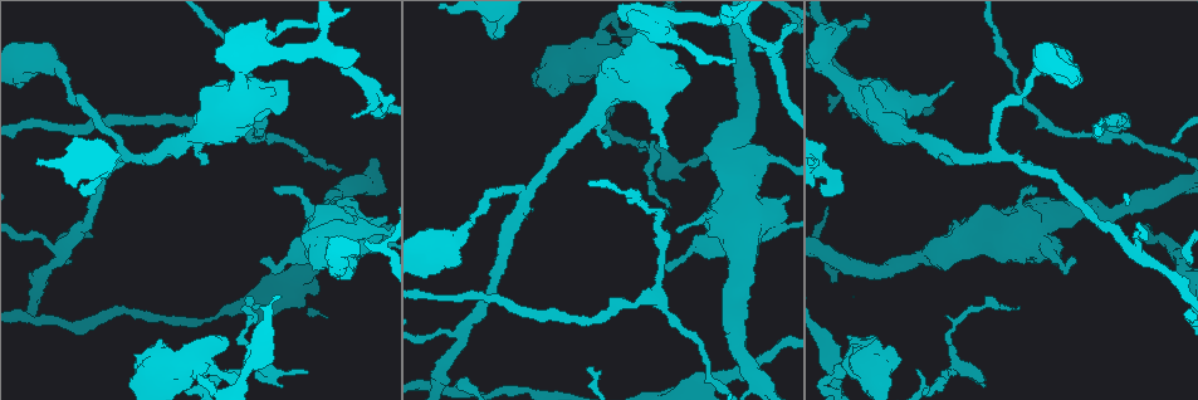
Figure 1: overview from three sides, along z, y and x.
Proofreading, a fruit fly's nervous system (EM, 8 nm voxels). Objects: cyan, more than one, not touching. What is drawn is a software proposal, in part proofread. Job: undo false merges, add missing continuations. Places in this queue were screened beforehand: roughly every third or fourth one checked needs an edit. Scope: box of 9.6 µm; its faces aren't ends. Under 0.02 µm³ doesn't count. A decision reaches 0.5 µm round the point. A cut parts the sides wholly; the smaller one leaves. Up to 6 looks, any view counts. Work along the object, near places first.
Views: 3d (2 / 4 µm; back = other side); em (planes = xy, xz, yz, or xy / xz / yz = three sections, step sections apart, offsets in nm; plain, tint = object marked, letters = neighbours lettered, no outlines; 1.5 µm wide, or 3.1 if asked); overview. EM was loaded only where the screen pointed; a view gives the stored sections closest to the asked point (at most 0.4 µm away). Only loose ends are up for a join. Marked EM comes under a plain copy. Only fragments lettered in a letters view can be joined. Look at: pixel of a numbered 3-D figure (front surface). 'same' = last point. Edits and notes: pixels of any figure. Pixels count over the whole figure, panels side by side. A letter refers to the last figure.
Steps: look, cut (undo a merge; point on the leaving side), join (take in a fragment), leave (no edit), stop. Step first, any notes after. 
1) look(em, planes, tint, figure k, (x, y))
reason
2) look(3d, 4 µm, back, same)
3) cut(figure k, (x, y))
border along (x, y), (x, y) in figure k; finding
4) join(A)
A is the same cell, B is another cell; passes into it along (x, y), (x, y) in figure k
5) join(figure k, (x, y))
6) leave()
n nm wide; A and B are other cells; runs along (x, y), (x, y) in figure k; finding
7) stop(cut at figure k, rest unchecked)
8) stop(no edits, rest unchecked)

look(em, yz, step 4, tint, figure 1, (367, 89))
abrupt turn

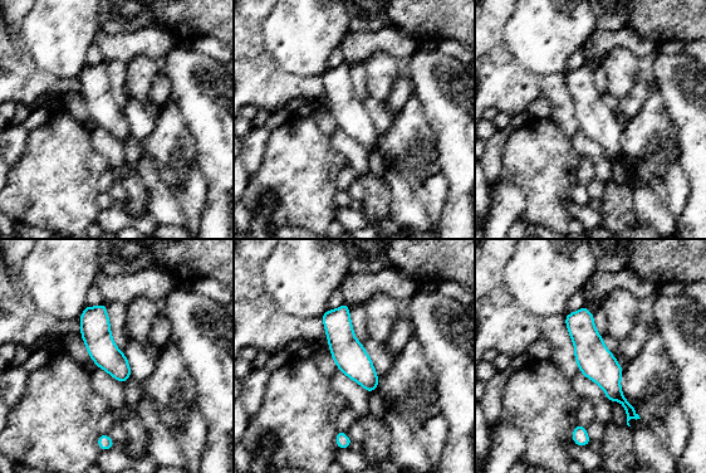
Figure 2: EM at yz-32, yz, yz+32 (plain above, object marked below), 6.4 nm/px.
look(em, planes, letters, same)

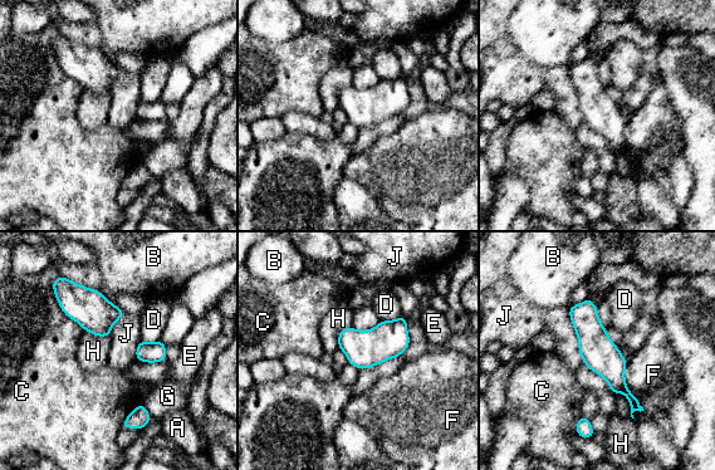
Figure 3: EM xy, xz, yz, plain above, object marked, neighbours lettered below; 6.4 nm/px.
leave()
220 nm wide; A, B, C, D, E, F, G, H and J are other cells; runs along (572, 309), (637, 407) in figure 3; all the same neuron

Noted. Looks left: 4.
look(em, yz, step 8, tint, figure 1, (219, 32))
thin neck

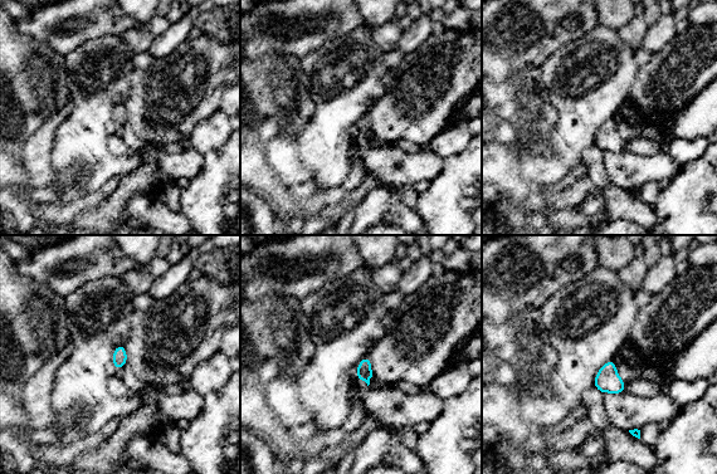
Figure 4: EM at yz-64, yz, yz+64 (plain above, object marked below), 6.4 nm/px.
look(em, planes, tint, same)

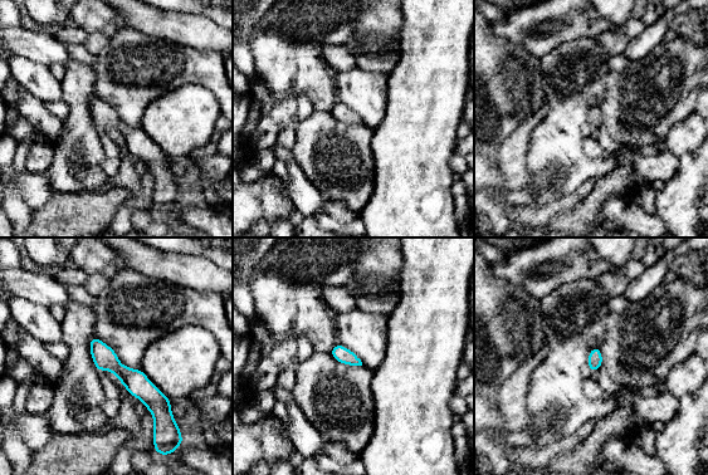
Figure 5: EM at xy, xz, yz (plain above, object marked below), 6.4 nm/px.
look(em, planes, letters, same)
see the neighbours

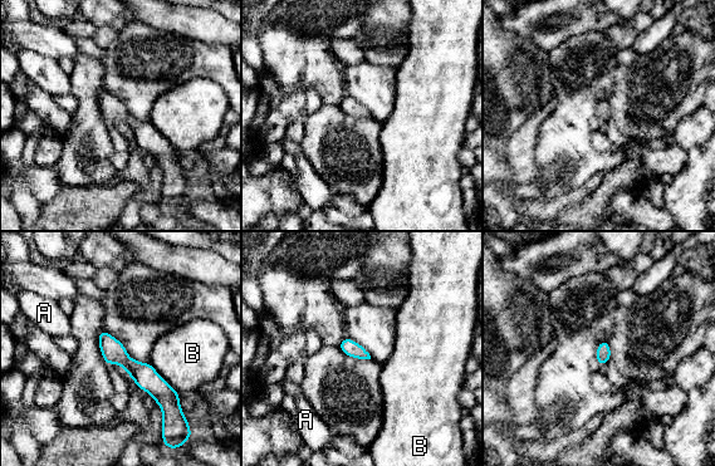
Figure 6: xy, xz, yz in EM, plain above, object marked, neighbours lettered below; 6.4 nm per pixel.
leave()
A and B are other cells; continuous, no second neuron

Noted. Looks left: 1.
look(em, planes, letters, figure 1, (71, 94))
calibre changes

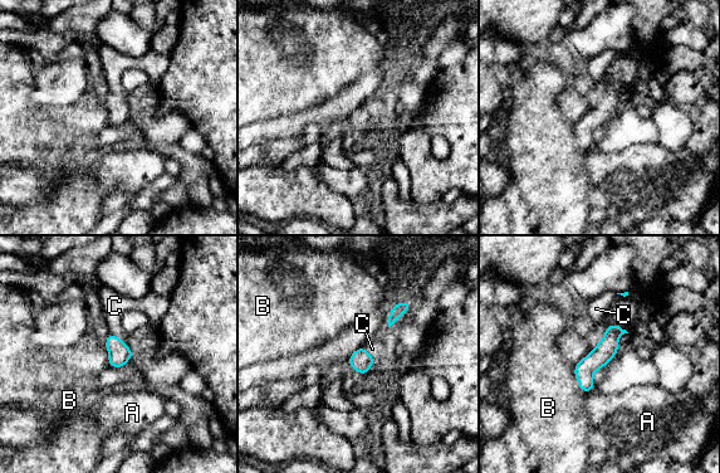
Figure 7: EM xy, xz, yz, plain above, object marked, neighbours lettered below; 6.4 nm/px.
leave()
A, B and C are other cells; one neuron here

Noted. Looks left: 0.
stop(no edits, rest unchecked)

